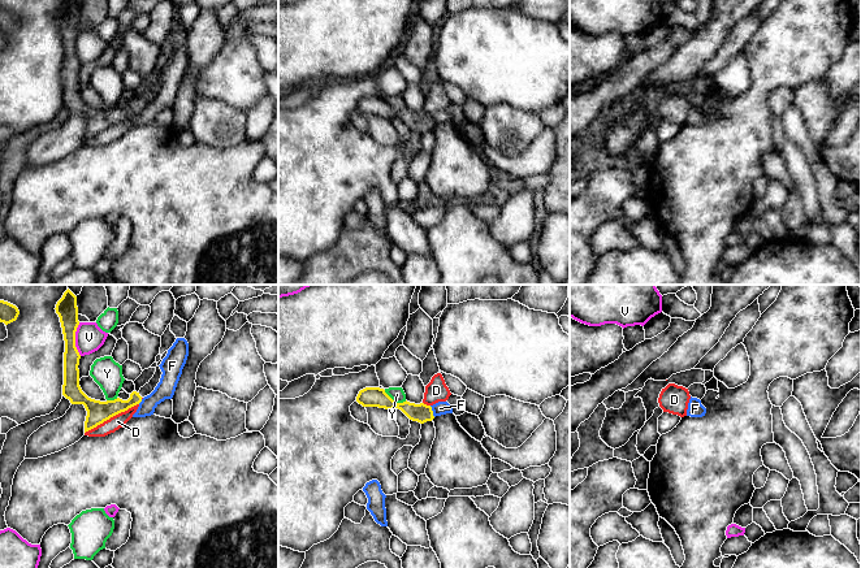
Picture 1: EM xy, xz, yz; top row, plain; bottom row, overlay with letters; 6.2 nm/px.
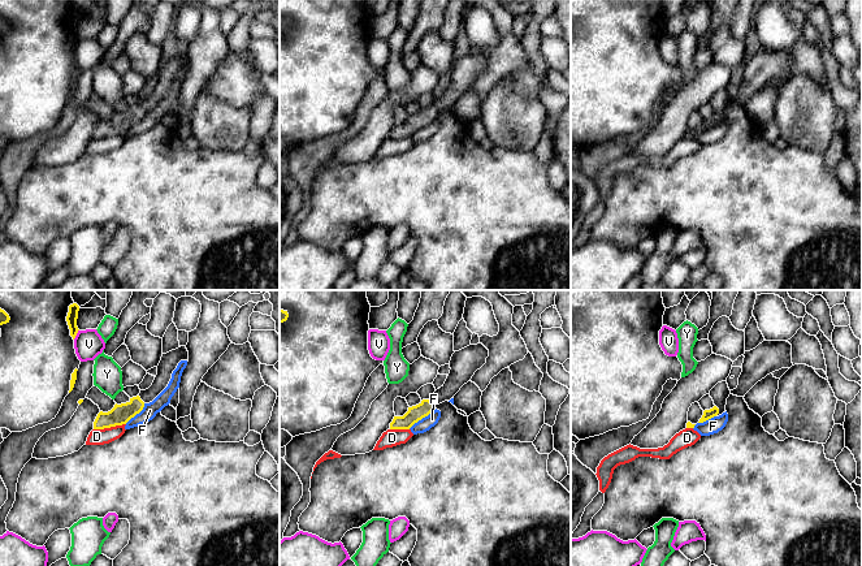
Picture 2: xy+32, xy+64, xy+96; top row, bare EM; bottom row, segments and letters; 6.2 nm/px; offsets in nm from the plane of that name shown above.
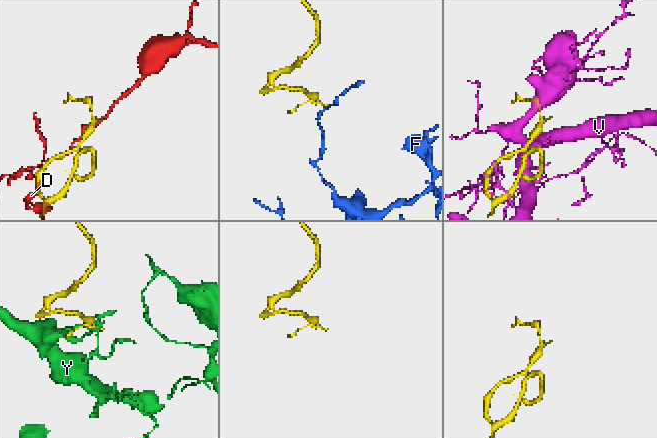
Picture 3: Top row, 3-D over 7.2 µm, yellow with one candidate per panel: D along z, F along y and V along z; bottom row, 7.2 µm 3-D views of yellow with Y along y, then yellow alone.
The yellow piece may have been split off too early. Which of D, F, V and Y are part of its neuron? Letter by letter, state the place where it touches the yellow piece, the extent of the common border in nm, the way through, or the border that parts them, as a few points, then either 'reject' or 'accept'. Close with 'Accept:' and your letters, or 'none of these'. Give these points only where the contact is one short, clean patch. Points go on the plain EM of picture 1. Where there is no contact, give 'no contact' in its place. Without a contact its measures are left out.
D: contact xy (111, 125); length 380 nm; reject
F: contact xz (432, 120); length 80 nm; border xz (429, 115), (435, 125); reject
V: contact xy (74, 48); length 200 nm; reject
Y: contact xz (396, 111); length 160 nm; reject
Accept: none of these

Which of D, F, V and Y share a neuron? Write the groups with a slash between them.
D / F / V / Y

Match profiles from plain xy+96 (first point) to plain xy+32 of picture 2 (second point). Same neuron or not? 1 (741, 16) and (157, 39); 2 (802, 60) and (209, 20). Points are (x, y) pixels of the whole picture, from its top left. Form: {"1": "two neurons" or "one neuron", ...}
{"1": "one neuron", "2": "one neuron"}

